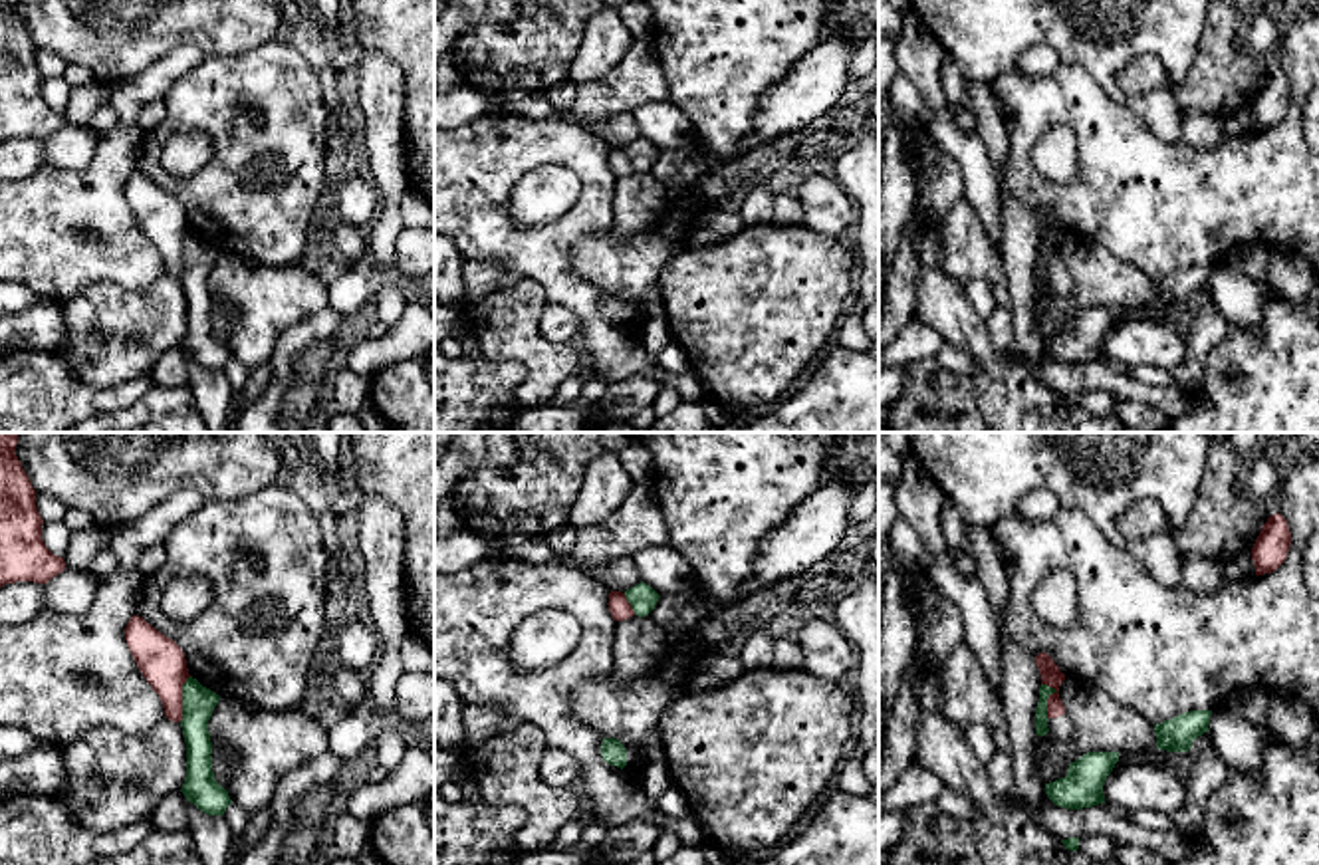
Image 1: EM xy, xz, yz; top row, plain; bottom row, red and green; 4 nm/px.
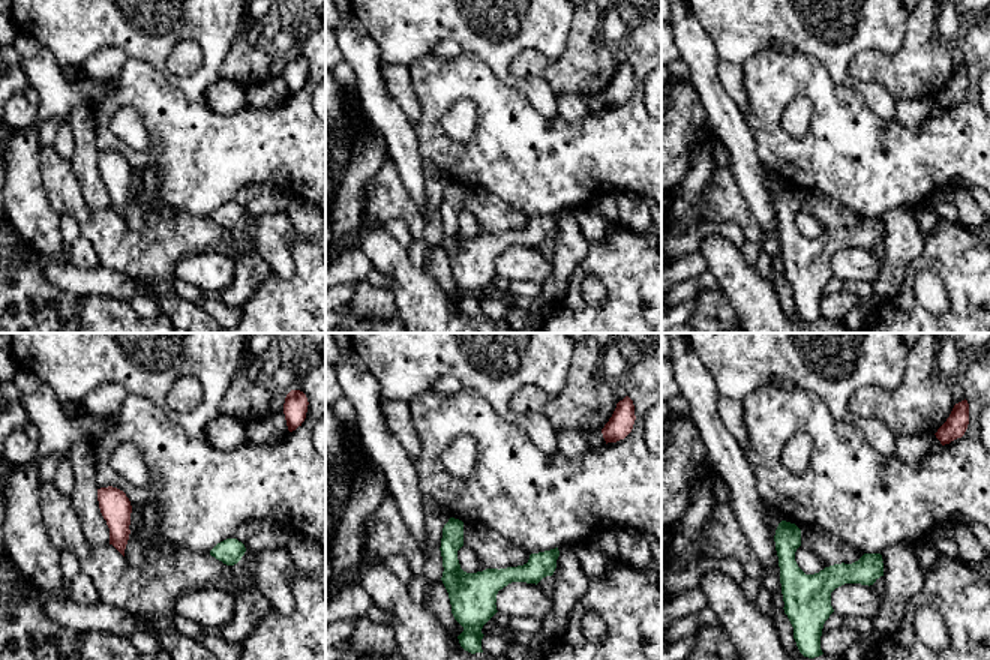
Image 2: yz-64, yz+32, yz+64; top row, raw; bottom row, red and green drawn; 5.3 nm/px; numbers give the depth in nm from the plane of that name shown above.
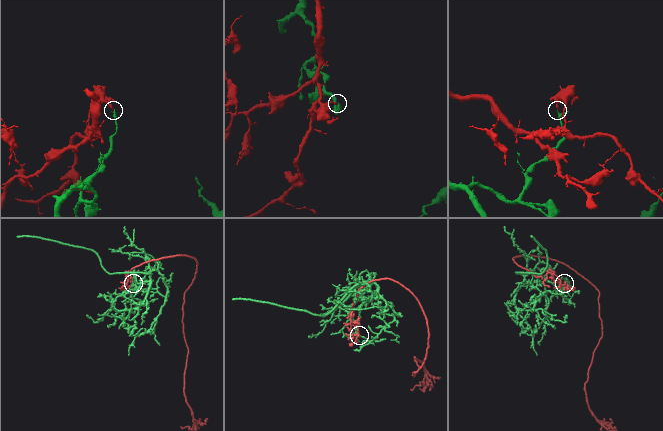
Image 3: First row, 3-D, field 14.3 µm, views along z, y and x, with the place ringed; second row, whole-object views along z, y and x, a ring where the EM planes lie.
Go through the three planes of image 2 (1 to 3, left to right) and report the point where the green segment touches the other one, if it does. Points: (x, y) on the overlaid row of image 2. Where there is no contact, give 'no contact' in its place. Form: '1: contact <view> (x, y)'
1: no contact
2: no contact
3: no contact

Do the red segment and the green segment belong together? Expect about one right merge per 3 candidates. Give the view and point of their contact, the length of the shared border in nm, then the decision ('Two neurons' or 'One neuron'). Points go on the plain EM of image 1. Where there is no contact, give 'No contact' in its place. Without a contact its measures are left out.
Touches red at yz (1048, 254). Shared border 150 nm. Two neurons

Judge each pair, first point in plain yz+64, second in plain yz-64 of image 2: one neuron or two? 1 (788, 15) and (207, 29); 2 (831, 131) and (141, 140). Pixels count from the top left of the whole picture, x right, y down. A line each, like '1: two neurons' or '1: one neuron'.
1: one neuron
2: two neurons

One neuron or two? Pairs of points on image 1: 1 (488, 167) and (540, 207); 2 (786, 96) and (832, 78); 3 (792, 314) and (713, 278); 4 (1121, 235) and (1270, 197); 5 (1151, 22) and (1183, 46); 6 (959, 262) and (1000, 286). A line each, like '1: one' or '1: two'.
1: two
2: one
3: one
4: one
5: one
6: one

